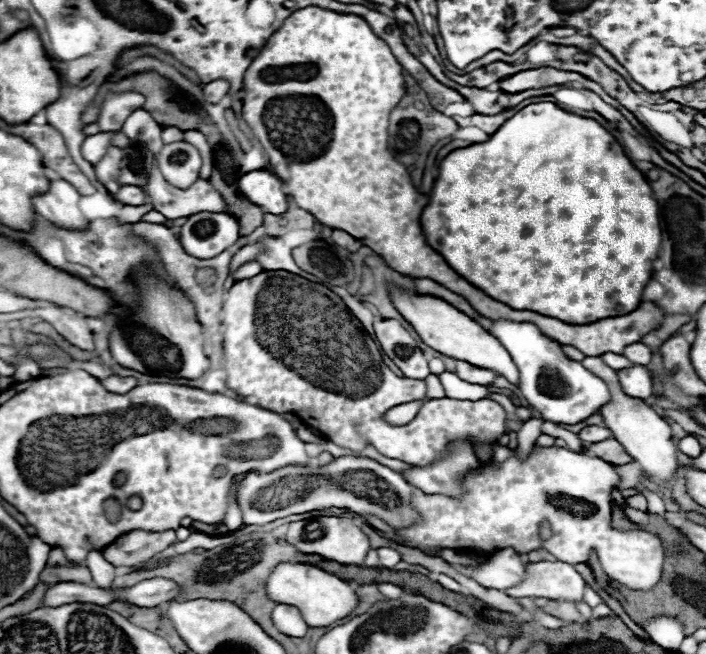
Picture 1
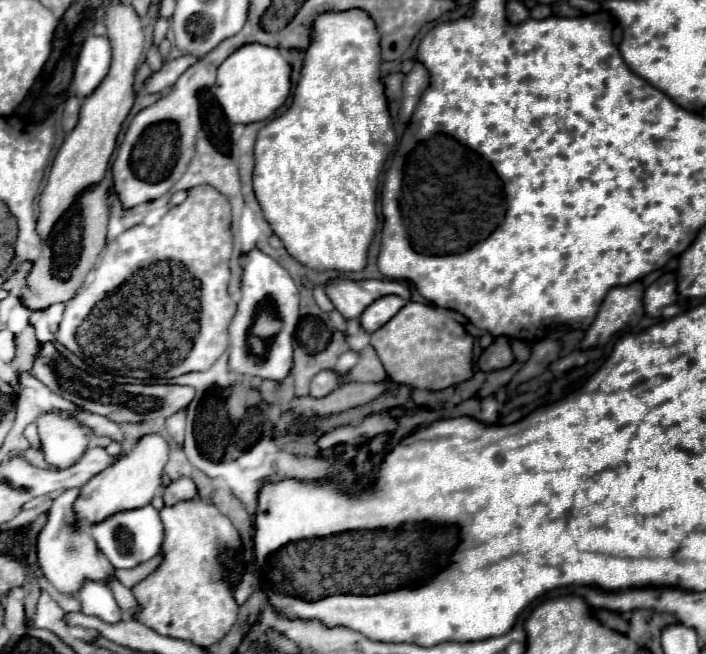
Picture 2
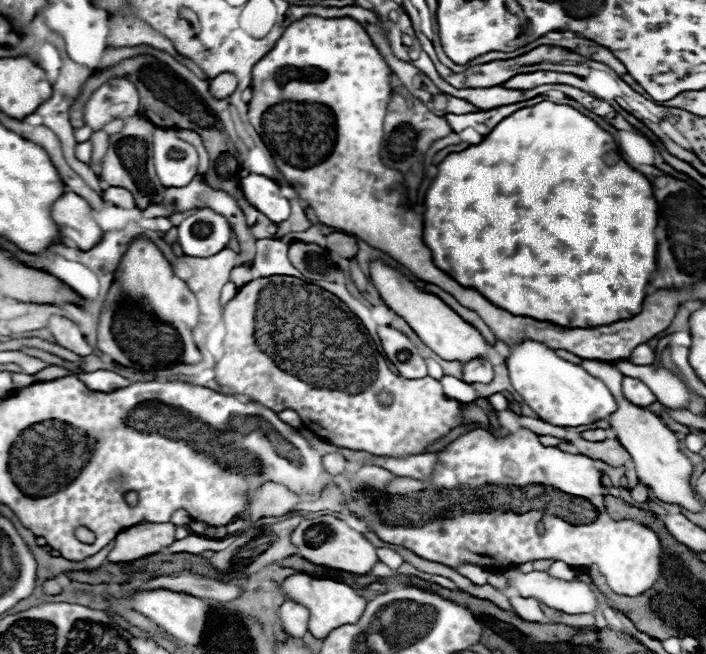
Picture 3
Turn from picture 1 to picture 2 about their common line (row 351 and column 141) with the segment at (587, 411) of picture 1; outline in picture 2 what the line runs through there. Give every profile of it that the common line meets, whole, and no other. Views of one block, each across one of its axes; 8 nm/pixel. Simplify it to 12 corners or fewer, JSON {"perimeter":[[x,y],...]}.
{"perimeter":[[150,504],[88,526],[114,568],[134,568],[164,538]]}

